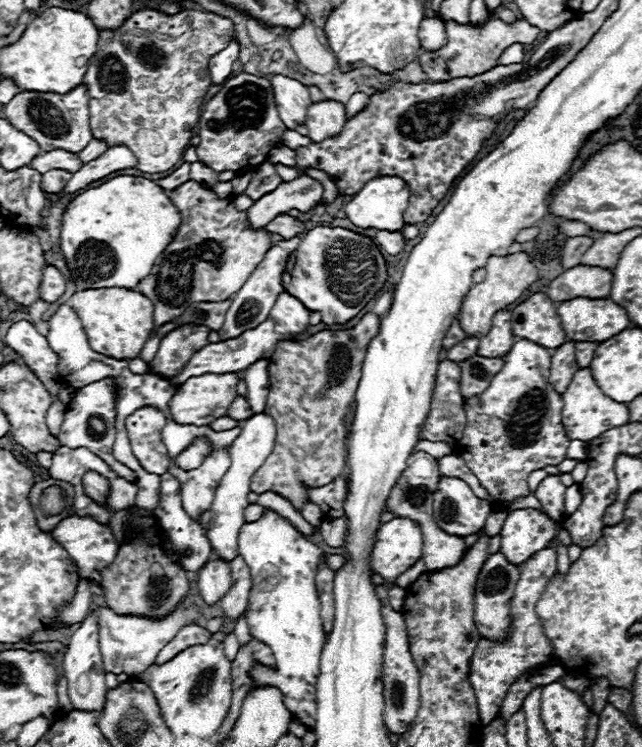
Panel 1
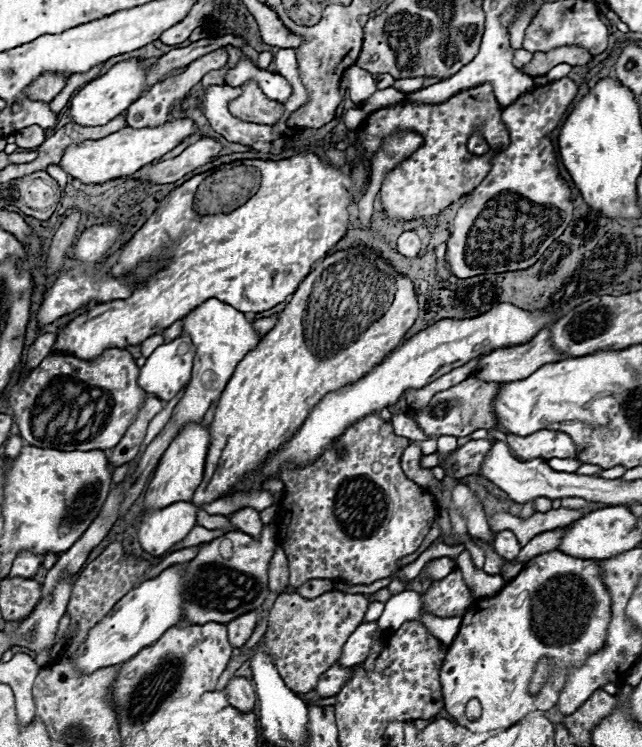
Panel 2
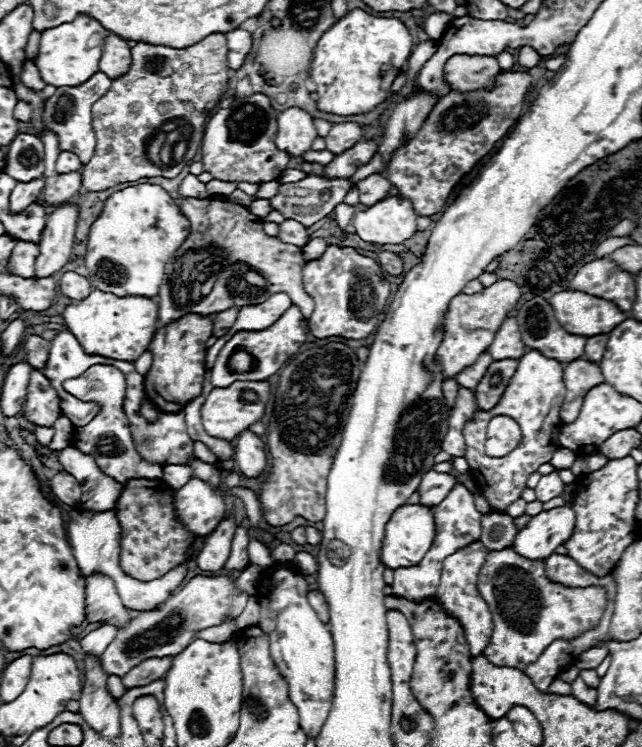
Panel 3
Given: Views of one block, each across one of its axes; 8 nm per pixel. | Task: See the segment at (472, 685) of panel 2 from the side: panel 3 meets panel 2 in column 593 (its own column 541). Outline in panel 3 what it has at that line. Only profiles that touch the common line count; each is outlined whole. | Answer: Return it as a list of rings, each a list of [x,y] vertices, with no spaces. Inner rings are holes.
[[[512,548],[492,550],[478,574],[478,592],[486,600],[494,630],[484,656],[494,666],[526,670],[554,640],[574,640],[582,632],[598,626],[604,616],[608,596],[602,586],[566,588],[550,582],[542,560],[526,560]]]

